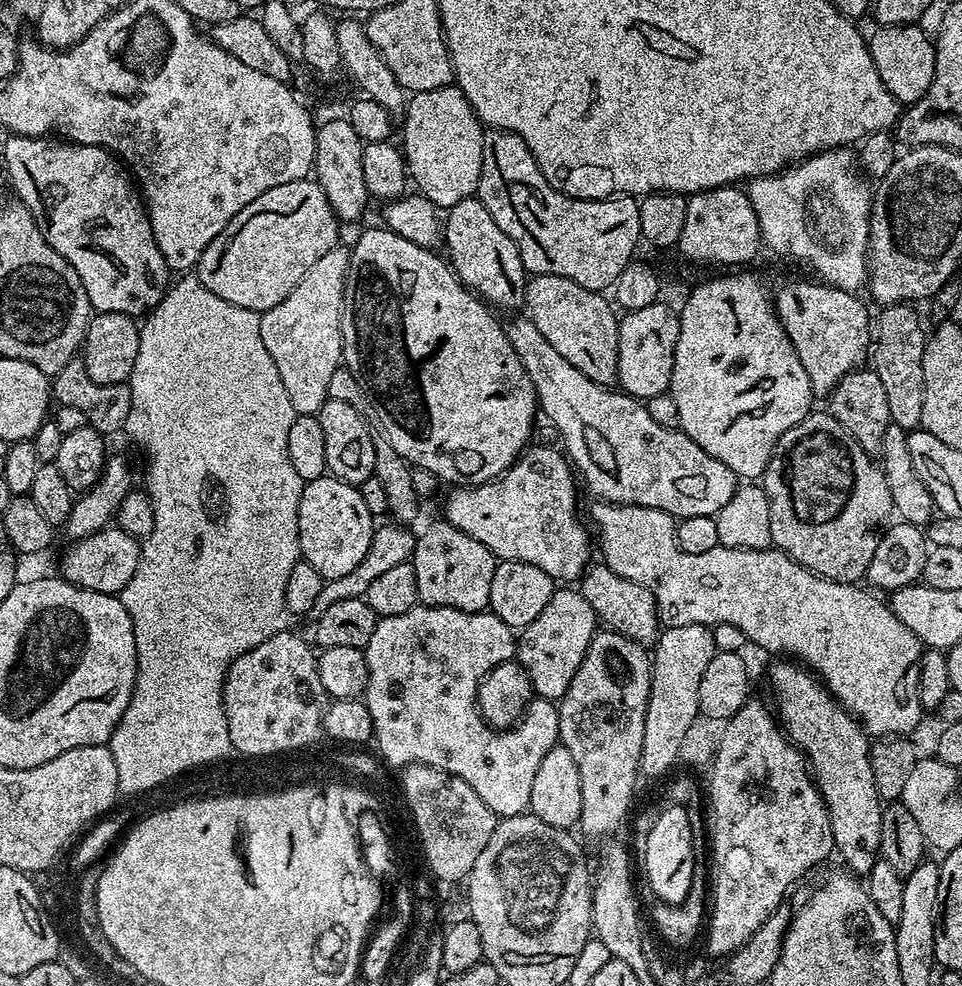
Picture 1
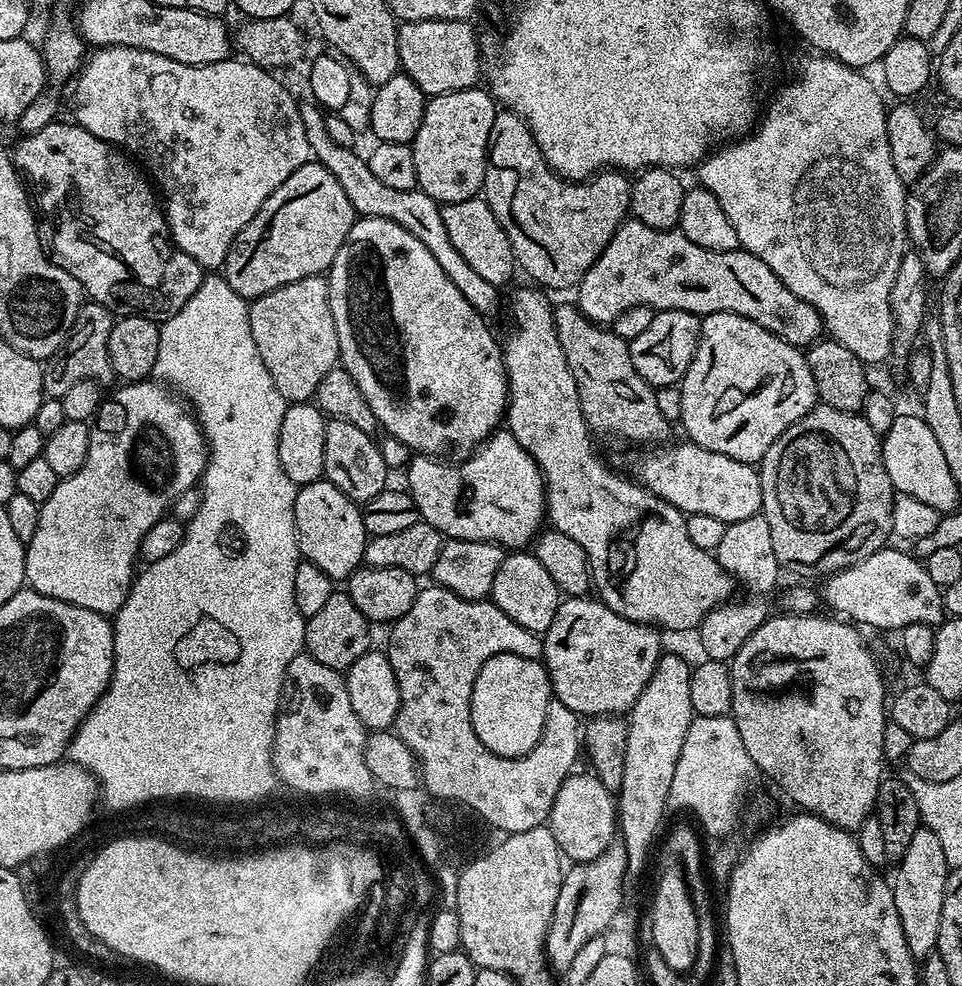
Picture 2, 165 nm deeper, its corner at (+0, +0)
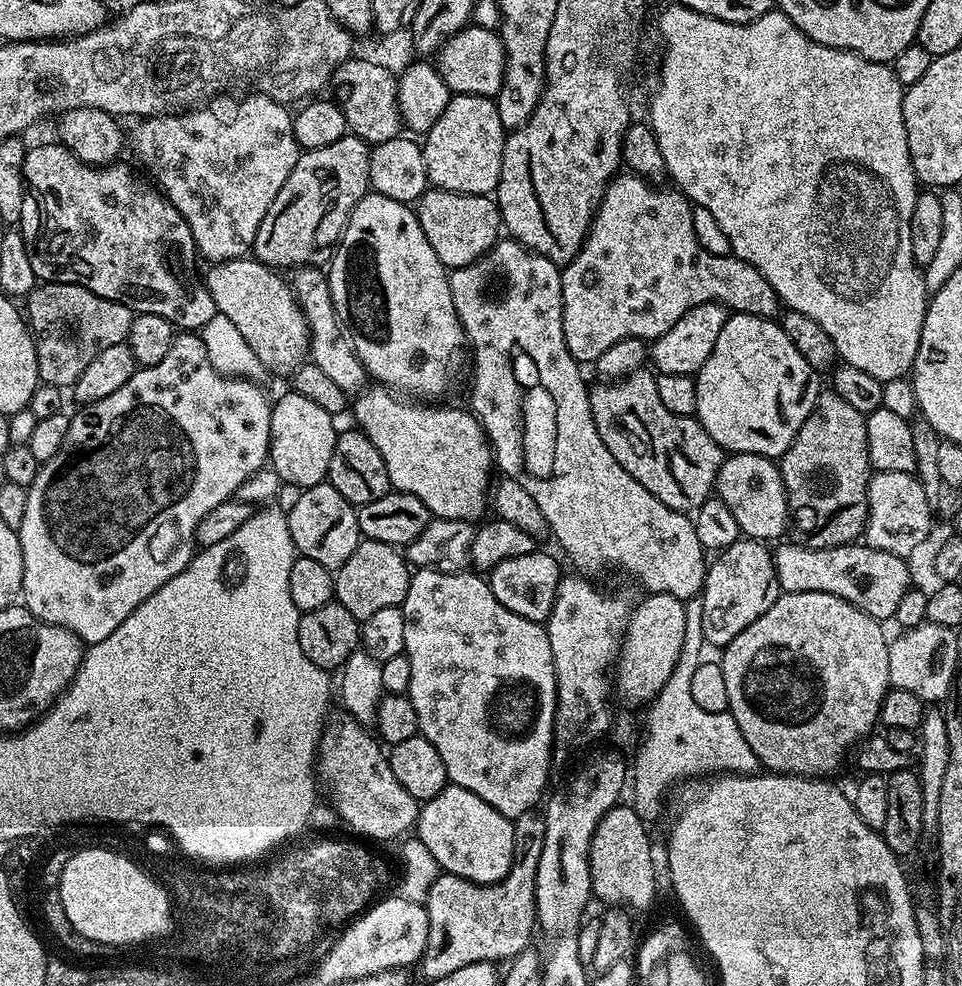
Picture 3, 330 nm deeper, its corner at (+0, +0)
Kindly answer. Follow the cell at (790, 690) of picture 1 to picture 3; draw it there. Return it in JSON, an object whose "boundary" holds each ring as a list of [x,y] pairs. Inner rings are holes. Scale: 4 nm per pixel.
{"boundary":[[[781,592],[780,597],[758,618],[758,622],[750,622],[734,642],[730,642],[719,657],[718,663],[722,666],[722,675],[726,677],[726,691],[730,702],[728,711],[732,713],[734,722],[738,722],[738,730],[742,730],[742,738],[750,745],[750,750],[760,759],[761,765],[770,772],[782,772],[786,776],[810,776],[813,778],[828,778],[844,764],[844,755],[851,753],[863,741],[864,737],[873,735],[880,719],[880,707],[884,695],[890,690],[888,683],[888,657],[889,637],[884,637],[885,625],[875,620],[870,614],[858,610],[850,602],[838,598],[834,594],[821,592]]]}

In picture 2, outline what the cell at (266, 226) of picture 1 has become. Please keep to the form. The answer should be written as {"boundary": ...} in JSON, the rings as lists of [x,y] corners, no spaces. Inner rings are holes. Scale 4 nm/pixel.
{"boundary":[[[315,162],[303,164],[290,174],[290,178],[286,178],[286,182],[282,182],[282,186],[278,186],[278,190],[274,190],[274,194],[270,194],[270,198],[266,198],[266,202],[262,202],[250,222],[242,226],[224,258],[223,278],[230,290],[251,302],[290,282],[327,273],[357,219],[354,206],[350,206],[350,198],[346,198],[342,186],[338,186],[338,178],[334,178],[326,166]]]}

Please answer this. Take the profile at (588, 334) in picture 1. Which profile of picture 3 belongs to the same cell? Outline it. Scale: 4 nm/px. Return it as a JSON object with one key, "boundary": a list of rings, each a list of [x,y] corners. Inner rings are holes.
{"boundary":[[[642,367],[629,376],[623,376],[621,380],[591,385],[588,397],[594,426],[598,426],[598,438],[606,442],[606,450],[614,454],[618,466],[622,466],[622,470],[626,470],[634,482],[646,486],[646,490],[650,490],[658,502],[666,502],[666,506],[674,510],[692,514],[713,495],[718,470],[725,462],[726,453],[718,446],[718,442],[714,442],[714,438],[710,438],[710,434],[706,434],[695,416],[675,416],[666,410],[666,406],[662,406],[656,376],[648,371],[647,367]]]}

